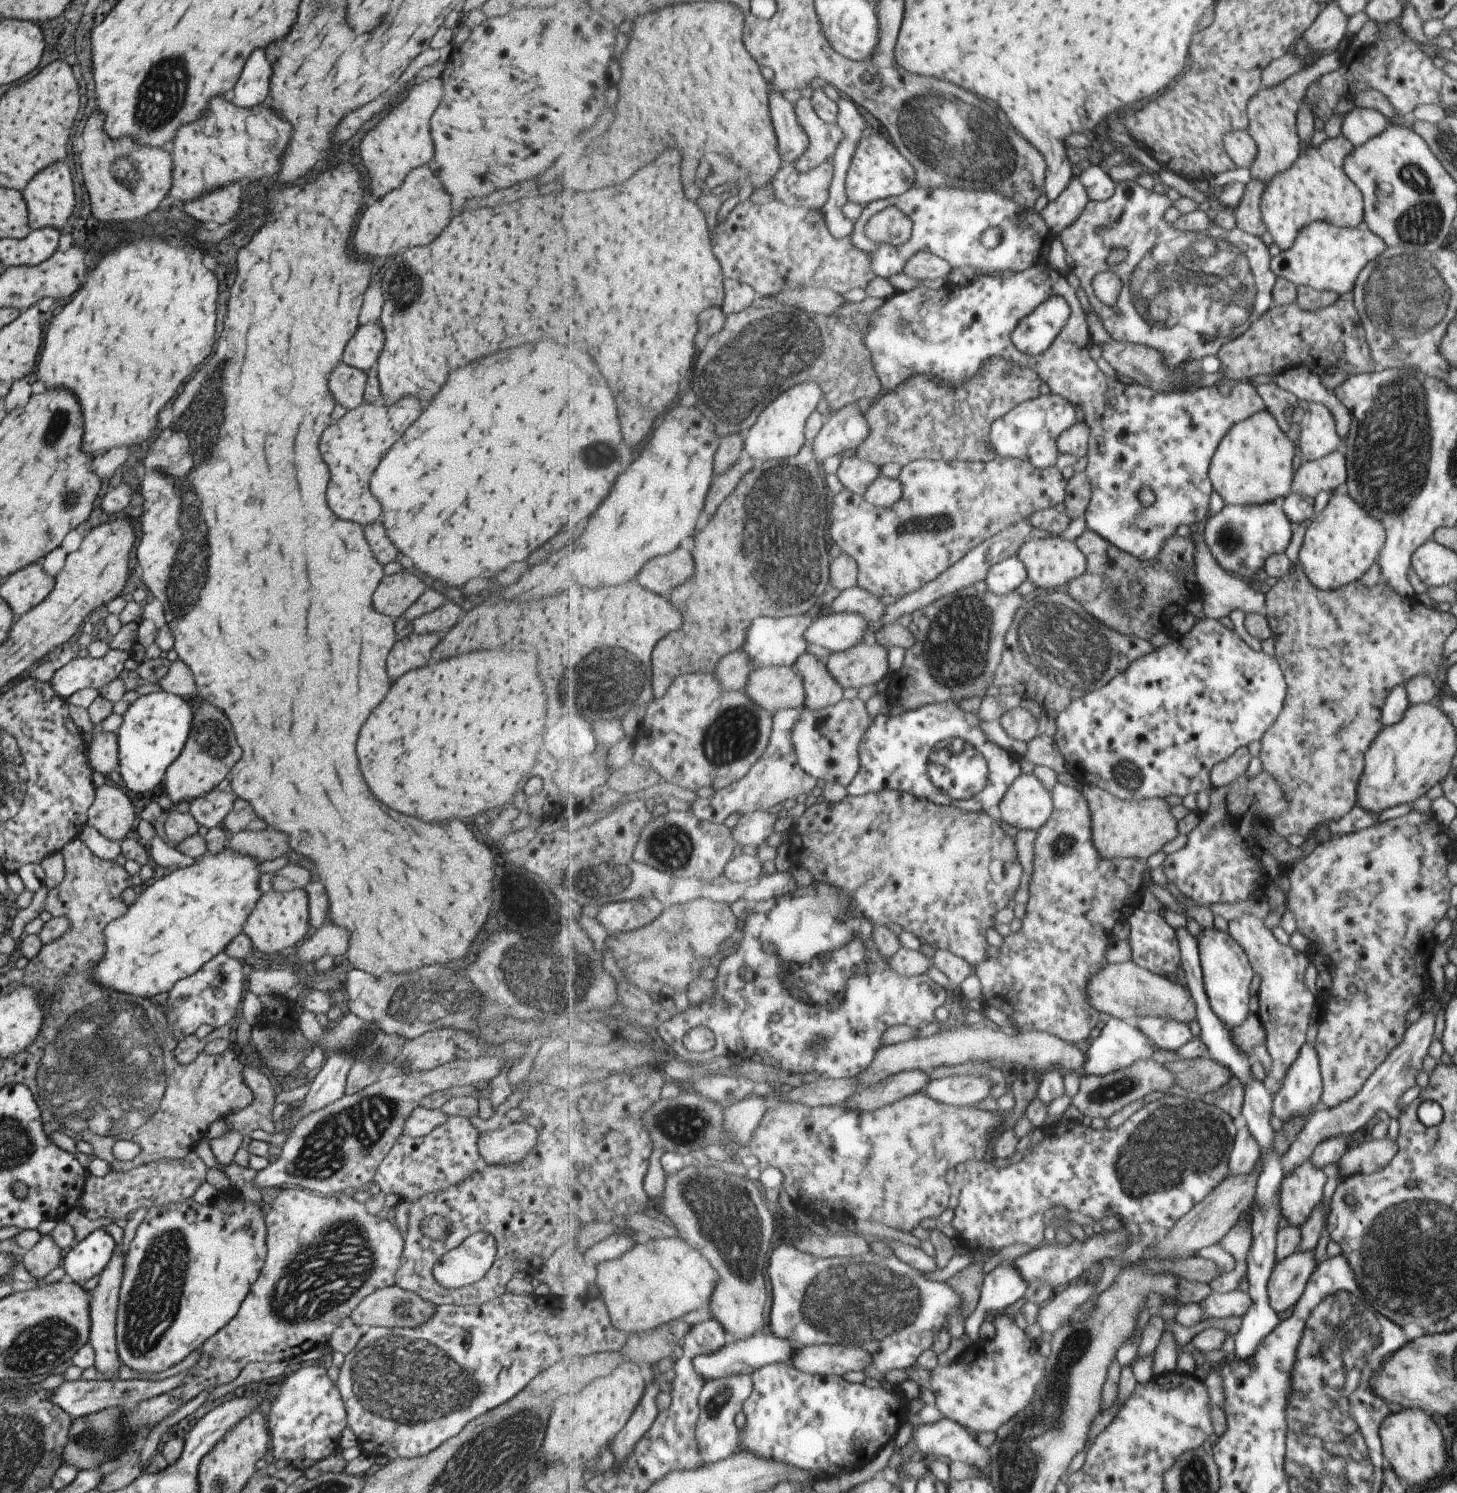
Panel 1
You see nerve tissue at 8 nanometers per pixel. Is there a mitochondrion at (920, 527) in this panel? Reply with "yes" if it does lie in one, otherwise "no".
yes

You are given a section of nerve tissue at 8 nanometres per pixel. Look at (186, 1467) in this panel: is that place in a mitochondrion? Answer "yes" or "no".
no

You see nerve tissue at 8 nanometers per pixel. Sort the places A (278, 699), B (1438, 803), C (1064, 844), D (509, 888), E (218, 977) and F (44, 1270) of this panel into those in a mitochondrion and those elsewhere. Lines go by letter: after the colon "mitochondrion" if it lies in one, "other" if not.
A: other
B: other
C: mitochondrion
D: other
E: mitochondrion
F: other

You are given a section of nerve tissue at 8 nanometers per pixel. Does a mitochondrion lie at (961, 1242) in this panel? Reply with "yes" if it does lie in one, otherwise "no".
no

